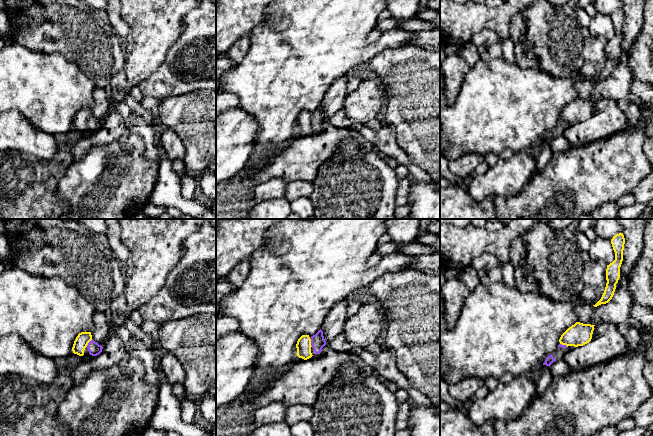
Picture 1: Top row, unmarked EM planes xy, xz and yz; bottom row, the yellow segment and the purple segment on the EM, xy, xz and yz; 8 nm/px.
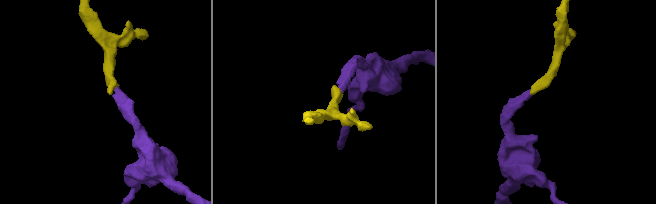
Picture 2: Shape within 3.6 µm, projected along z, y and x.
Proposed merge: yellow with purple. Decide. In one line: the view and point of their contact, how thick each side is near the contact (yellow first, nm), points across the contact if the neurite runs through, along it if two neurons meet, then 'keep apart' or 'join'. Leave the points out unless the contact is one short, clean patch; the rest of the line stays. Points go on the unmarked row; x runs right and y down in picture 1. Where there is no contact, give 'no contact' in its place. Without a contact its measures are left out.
meets yellow in xy at (88, 118); 110 nm thick on the yellow side, 100 nm on the other; runs through xy (83, 114), (88, 118), (94, 124); join

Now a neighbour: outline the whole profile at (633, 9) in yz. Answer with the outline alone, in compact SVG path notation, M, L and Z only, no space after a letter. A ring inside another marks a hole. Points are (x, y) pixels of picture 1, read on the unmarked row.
M621 0L625 14L620 53L630 58L632 48L643 28L644 8L647 0Z

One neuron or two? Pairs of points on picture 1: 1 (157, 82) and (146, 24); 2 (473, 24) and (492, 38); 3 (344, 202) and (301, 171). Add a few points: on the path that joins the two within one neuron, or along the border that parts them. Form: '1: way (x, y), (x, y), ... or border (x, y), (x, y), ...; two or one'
1: border (168, 51), (164, 61), (137, 85); two
2: border (501, 39), (495, 32), (483, 29), (470, 41); two
3: border (326, 160), (320, 166), (316, 177), (311, 182); two

